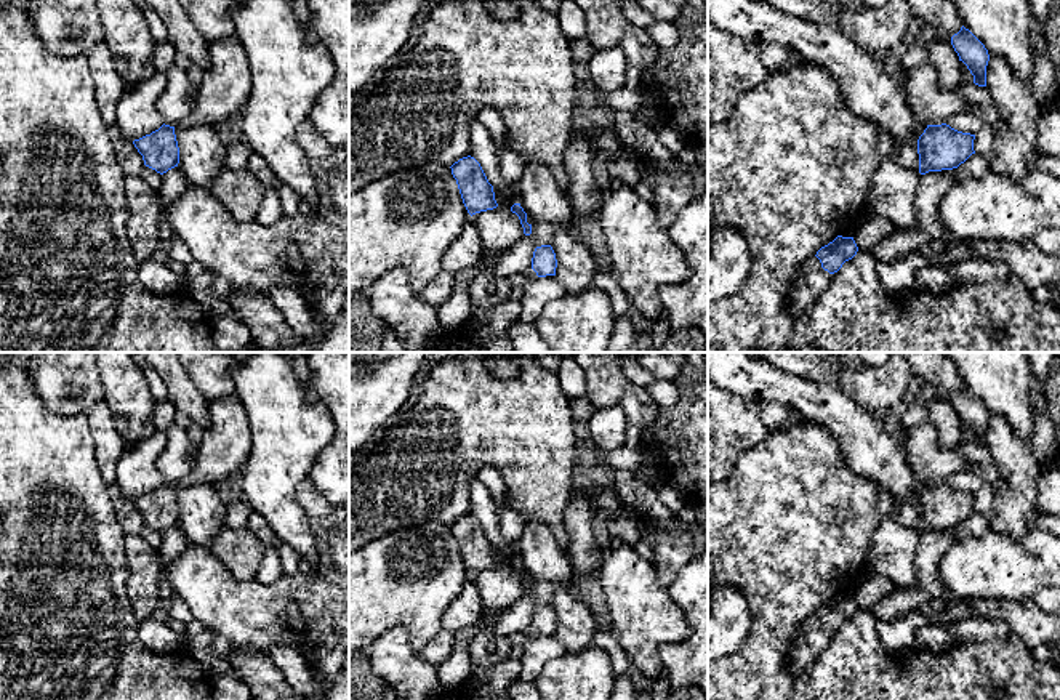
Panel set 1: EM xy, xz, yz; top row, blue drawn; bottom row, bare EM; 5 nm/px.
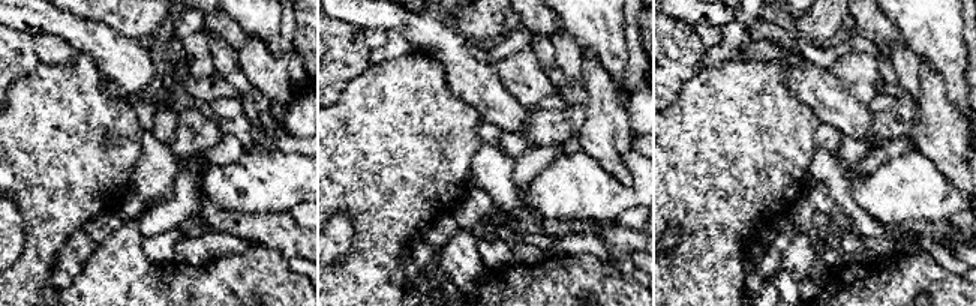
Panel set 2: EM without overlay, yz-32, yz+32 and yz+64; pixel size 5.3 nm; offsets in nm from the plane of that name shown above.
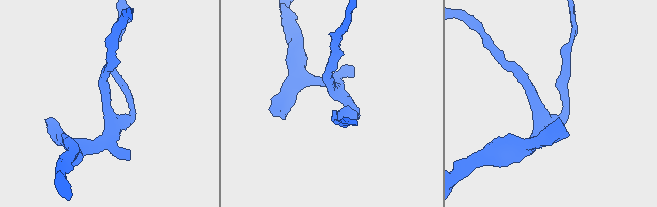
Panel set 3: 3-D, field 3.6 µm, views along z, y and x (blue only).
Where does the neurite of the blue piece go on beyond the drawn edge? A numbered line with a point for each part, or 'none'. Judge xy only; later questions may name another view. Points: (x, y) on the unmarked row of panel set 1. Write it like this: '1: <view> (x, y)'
none

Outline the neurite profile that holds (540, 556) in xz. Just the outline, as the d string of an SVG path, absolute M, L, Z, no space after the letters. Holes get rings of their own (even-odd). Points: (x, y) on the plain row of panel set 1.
M525 521L517 543L519 562L533 581L552 581L557 588L575 591L570 561L546 524Z

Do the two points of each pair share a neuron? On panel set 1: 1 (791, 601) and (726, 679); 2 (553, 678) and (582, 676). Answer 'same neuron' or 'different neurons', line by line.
1: same neuron
2: same neuron

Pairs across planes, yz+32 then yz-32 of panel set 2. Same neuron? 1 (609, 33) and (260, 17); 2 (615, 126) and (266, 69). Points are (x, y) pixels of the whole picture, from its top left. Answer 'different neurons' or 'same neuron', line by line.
1: same neuron
2: same neuron

